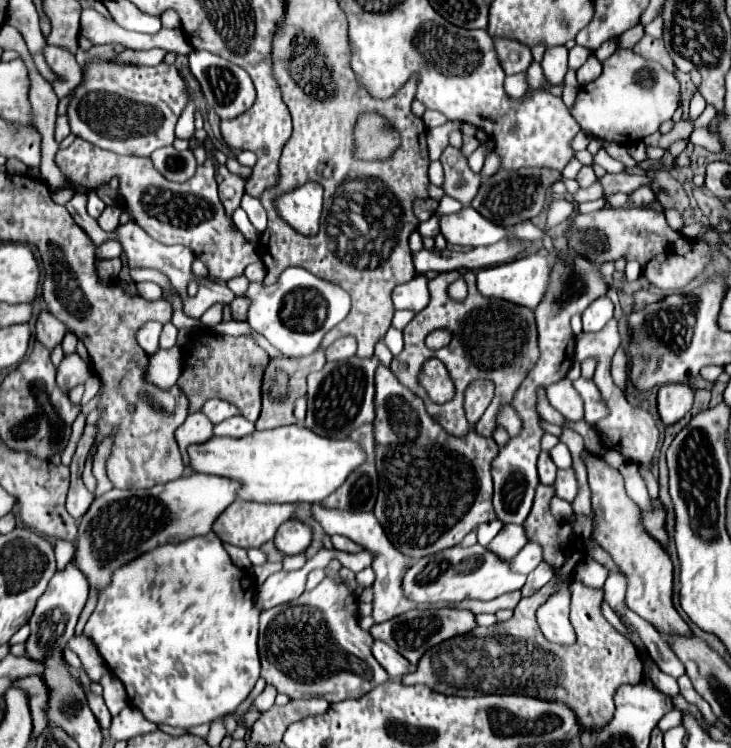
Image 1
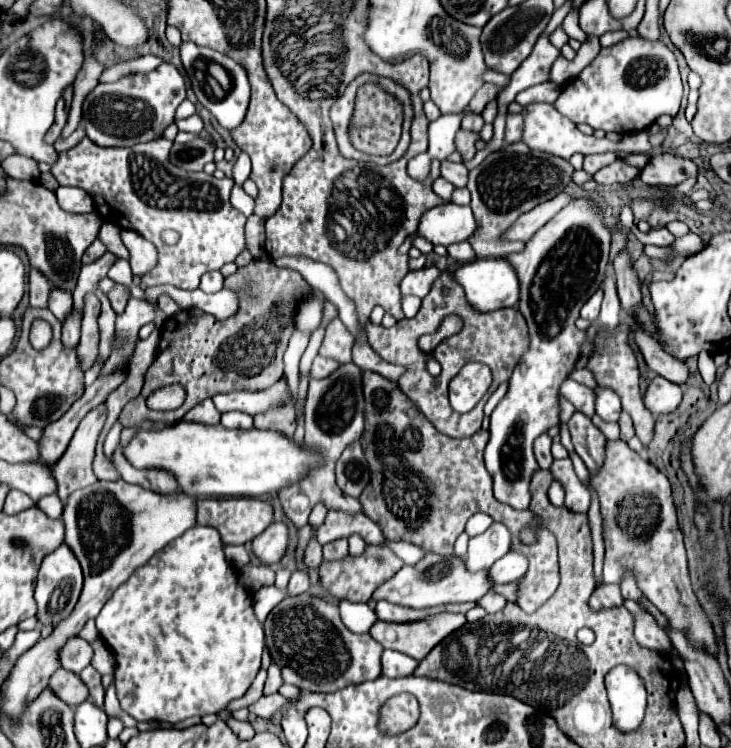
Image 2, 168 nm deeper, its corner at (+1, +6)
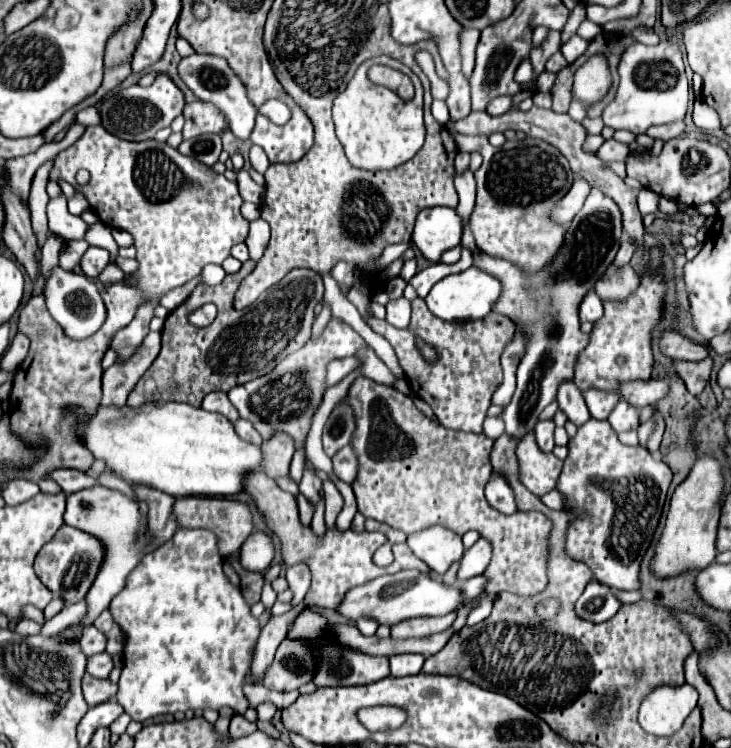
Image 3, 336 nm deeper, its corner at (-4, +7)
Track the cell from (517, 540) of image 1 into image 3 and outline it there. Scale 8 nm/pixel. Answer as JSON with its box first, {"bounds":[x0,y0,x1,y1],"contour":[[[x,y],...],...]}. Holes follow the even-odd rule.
{"bounds":[457,538,491,582],"contour":[[[479,538],[461,558],[459,570],[457,570],[457,580],[465,582],[477,574],[481,574],[487,564],[489,564],[489,556],[491,556],[491,544],[485,542],[485,538]]]}

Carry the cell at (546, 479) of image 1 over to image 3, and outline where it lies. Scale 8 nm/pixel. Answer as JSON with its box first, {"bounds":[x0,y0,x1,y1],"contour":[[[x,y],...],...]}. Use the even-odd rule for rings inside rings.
{"bounds":[535,420,555,452],"contour":[[[543,420],[535,426],[535,434],[537,434],[537,444],[543,452],[551,452],[553,450],[553,430],[555,430],[555,424],[553,420]]]}

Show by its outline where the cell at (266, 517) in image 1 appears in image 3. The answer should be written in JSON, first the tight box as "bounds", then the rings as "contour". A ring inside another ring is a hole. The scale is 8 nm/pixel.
{"bounds":[173,496,253,556],"contour":[[[189,496],[189,498],[177,498],[173,504],[173,514],[175,520],[181,528],[195,530],[203,528],[209,530],[217,536],[217,548],[221,556],[237,554],[245,538],[253,532],[253,520],[249,506],[237,500],[227,500],[227,498],[211,498],[211,496]]]}

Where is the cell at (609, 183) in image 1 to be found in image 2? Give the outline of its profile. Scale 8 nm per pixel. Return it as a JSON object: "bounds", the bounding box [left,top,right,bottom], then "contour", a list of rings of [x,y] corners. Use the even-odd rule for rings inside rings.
{"bounds":[640,153,698,185],"contour":[[[670,153],[652,157],[640,171],[640,179],[647,185],[678,185],[692,175],[698,175],[698,167],[692,161]]]}

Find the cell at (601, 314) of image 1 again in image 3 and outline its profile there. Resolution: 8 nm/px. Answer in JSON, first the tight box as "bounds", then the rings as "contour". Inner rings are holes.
{"bounds":[579,290,603,322],"contour":[[[589,290],[587,296],[581,300],[579,320],[581,320],[581,322],[597,322],[601,316],[603,316],[601,298],[595,294],[595,290]]]}

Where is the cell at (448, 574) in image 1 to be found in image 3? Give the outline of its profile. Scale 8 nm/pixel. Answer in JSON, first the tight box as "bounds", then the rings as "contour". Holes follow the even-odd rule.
{"bounds":[337,570,463,626],"contour":[[[403,570],[393,576],[379,576],[367,584],[361,584],[357,588],[351,588],[345,598],[339,602],[337,612],[349,620],[357,618],[371,618],[379,626],[395,626],[403,620],[409,618],[419,618],[419,616],[443,616],[449,612],[455,612],[459,602],[463,600],[459,586],[447,588],[439,580],[425,576],[417,570]]]}

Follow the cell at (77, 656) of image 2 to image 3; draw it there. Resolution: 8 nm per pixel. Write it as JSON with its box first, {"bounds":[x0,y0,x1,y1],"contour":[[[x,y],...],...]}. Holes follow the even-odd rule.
{"bounds":[81,624,107,656],"contour":[[[93,624],[83,628],[81,650],[83,650],[87,656],[93,656],[93,654],[97,654],[97,652],[103,652],[103,650],[105,650],[105,644],[107,644],[107,636],[105,636],[101,630],[97,630]]]}

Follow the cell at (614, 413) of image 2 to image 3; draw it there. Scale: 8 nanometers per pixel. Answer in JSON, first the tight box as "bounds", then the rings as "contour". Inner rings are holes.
{"bounds":[609,400,639,434],"contour":[[[621,400],[617,404],[617,408],[611,412],[609,424],[613,426],[613,430],[617,434],[619,432],[625,432],[625,430],[633,430],[633,428],[639,426],[639,410],[635,406],[631,406],[629,402]]]}

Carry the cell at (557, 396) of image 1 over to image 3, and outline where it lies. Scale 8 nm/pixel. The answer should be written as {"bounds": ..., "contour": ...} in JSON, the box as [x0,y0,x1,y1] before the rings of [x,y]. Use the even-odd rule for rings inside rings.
{"bounds":[583,390,621,420],"contour":[[[587,390],[583,392],[587,408],[591,412],[591,418],[597,420],[607,420],[617,402],[621,400],[615,392],[605,392],[605,390]]]}

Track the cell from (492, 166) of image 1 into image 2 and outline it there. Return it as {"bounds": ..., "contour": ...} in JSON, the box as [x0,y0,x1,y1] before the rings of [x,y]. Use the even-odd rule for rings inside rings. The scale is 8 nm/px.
{"bounds":[504,113,522,143],"contour":[[[508,113],[506,115],[506,135],[504,135],[504,141],[506,143],[520,141],[520,133],[522,133],[522,117],[520,117],[520,113]]]}

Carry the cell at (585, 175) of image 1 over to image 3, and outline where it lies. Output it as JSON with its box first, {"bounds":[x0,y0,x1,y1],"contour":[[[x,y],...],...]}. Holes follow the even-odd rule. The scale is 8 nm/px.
{"bounds":[597,138,631,162],"contour":[[[615,138],[611,140],[605,140],[603,146],[597,150],[597,154],[605,160],[605,162],[613,162],[613,160],[625,160],[629,154],[631,154],[631,148],[627,144],[621,144],[617,142]]]}

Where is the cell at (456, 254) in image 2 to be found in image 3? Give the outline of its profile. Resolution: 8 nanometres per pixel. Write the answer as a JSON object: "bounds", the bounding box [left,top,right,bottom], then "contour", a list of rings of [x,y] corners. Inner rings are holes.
{"bounds":[411,250,473,298],"contour":[[[465,250],[459,262],[455,262],[455,264],[443,264],[443,262],[433,264],[433,266],[429,266],[429,268],[417,272],[417,274],[411,278],[411,284],[413,284],[413,288],[417,290],[419,298],[425,298],[425,296],[429,294],[429,288],[433,288],[435,282],[439,282],[441,278],[445,278],[445,276],[449,276],[449,274],[459,274],[459,272],[467,270],[471,264],[473,264],[471,252]]]}

